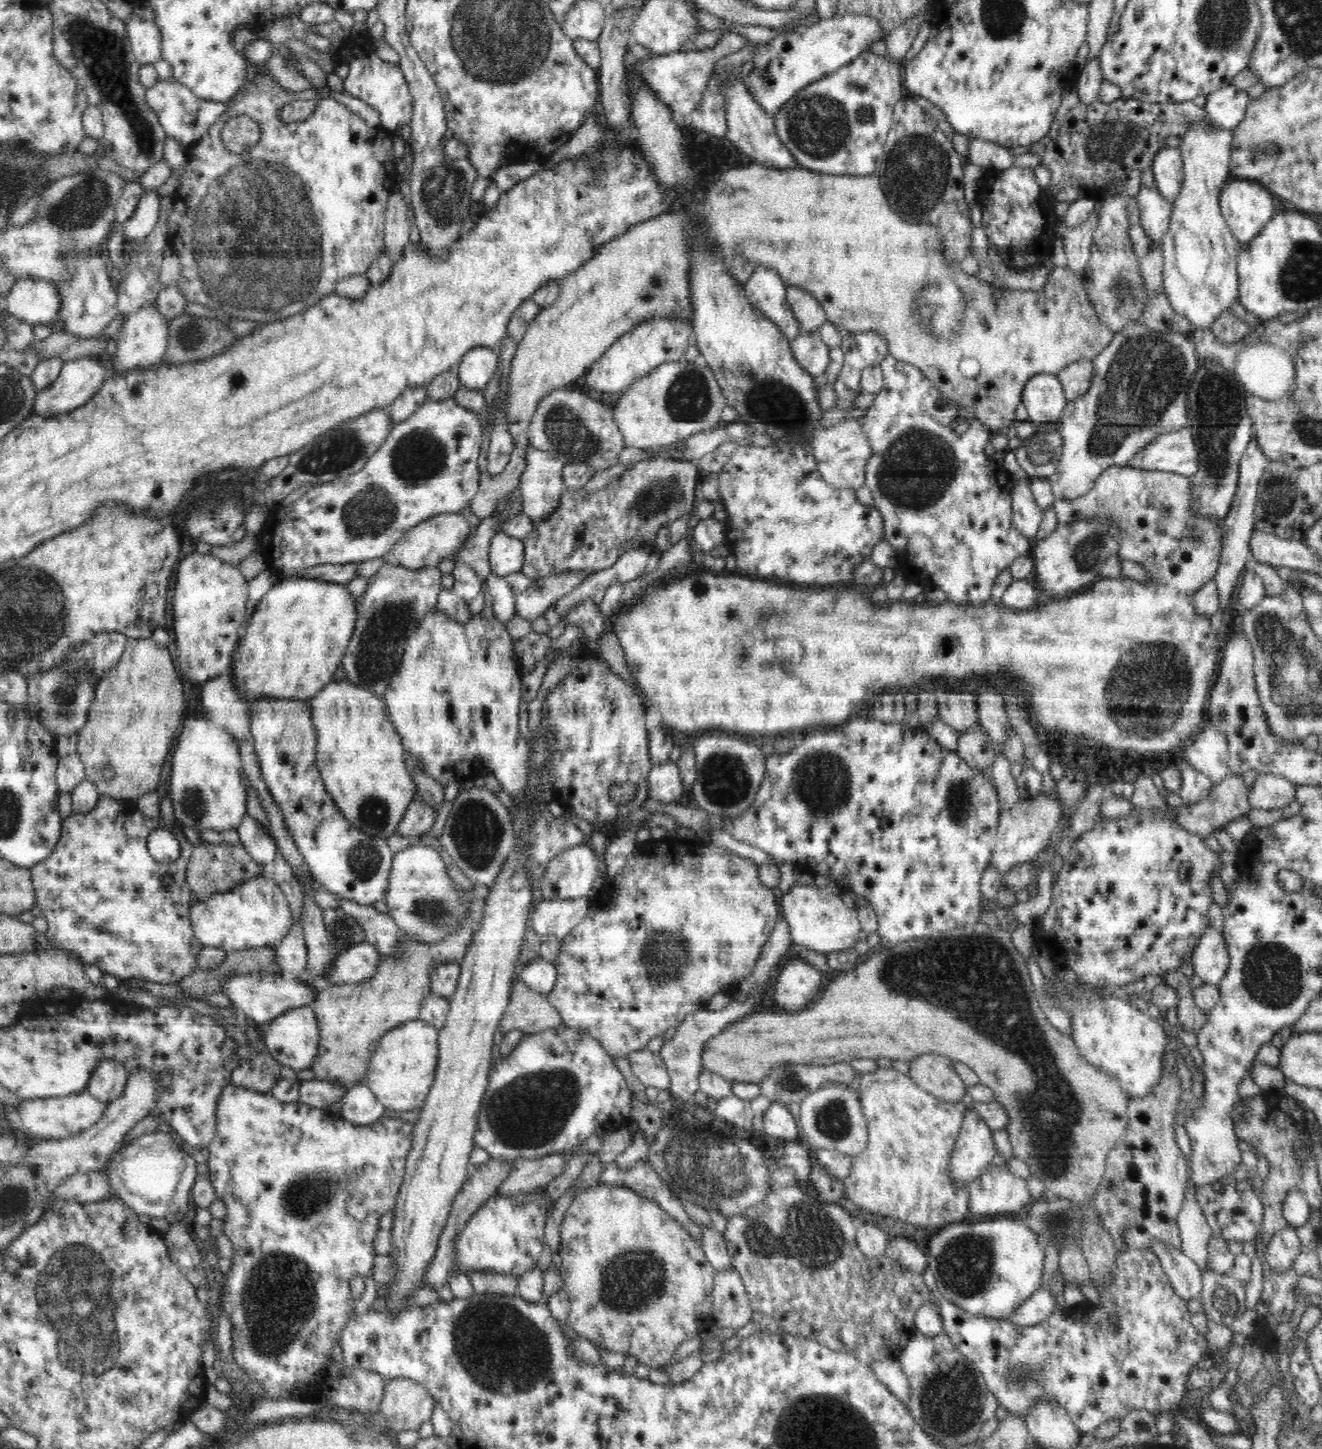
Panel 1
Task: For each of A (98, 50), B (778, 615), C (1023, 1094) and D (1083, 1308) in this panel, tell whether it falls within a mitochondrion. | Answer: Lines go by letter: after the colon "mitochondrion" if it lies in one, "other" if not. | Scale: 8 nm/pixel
A: mitochondrion
B: mitochondrion
C: mitochondrion
D: other

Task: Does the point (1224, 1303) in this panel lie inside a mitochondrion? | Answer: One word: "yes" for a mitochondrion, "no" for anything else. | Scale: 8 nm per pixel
yes

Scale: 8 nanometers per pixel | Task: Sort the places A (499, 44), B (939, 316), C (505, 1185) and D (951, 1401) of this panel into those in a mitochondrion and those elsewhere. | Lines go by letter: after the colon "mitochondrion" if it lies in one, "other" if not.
A: mitochondrion
B: mitochondrion
C: other
D: mitochondrion

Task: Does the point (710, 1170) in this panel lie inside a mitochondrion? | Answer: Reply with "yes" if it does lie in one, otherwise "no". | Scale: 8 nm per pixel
yes

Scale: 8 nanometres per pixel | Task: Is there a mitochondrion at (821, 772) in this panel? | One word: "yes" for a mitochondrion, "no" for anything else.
yes

